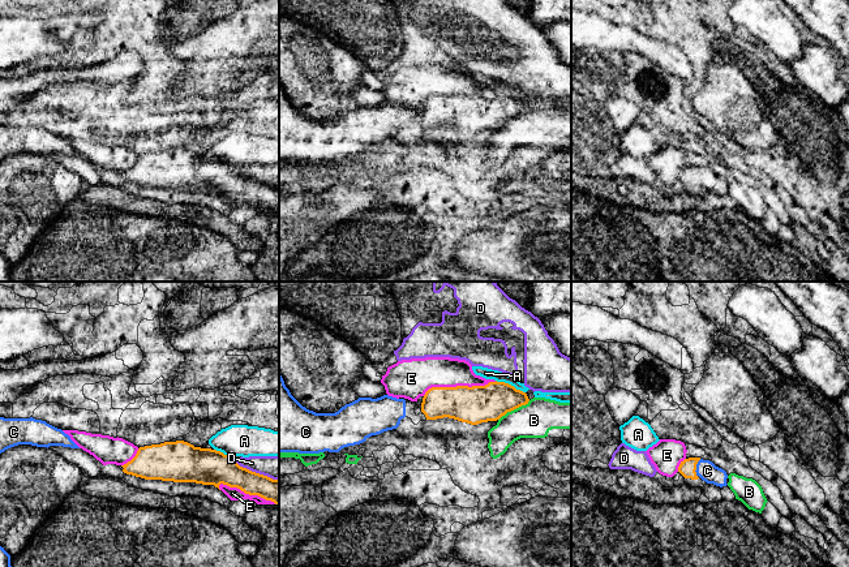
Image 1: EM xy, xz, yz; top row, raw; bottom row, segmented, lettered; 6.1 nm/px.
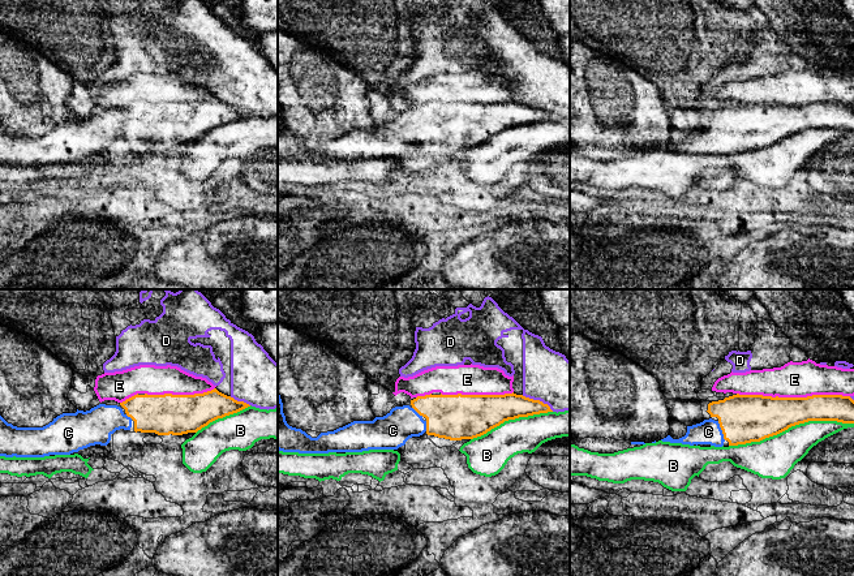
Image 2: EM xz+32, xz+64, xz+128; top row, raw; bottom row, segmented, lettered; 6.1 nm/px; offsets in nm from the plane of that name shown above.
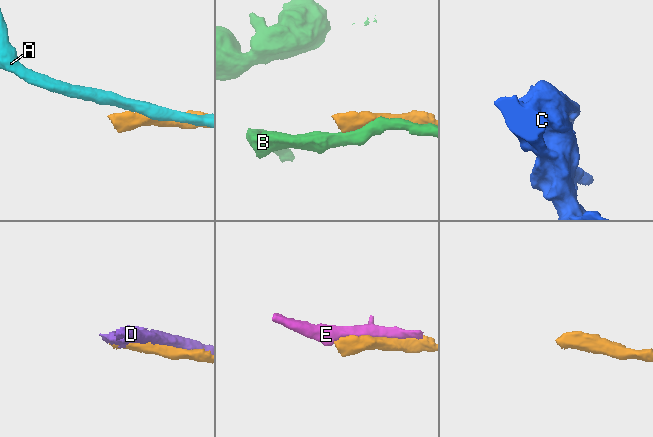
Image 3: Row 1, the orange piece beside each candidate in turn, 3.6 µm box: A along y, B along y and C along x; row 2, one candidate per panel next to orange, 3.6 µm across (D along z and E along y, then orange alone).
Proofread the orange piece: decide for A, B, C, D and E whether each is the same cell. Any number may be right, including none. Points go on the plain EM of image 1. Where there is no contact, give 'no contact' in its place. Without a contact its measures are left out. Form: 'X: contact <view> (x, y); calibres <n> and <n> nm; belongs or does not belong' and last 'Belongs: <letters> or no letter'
A: contact xz (510, 93); calibres 240 and 70 nm; does not belong
B: contact xz (514, 116); calibres 240 and 220 nm; does not belong
C: contact yz (695, 176); calibres 100 and 120 nm; belongs
D: contact xy (257, 181); calibres 190 and 140 nm; does not belong
E: contact xz (459, 94); calibres 240 and 200 nm; does not belong
Belongs: C

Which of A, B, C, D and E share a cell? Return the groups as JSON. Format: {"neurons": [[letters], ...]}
{"neurons": [["A", "B"], ["C"], ["D"], ["E"]]}

